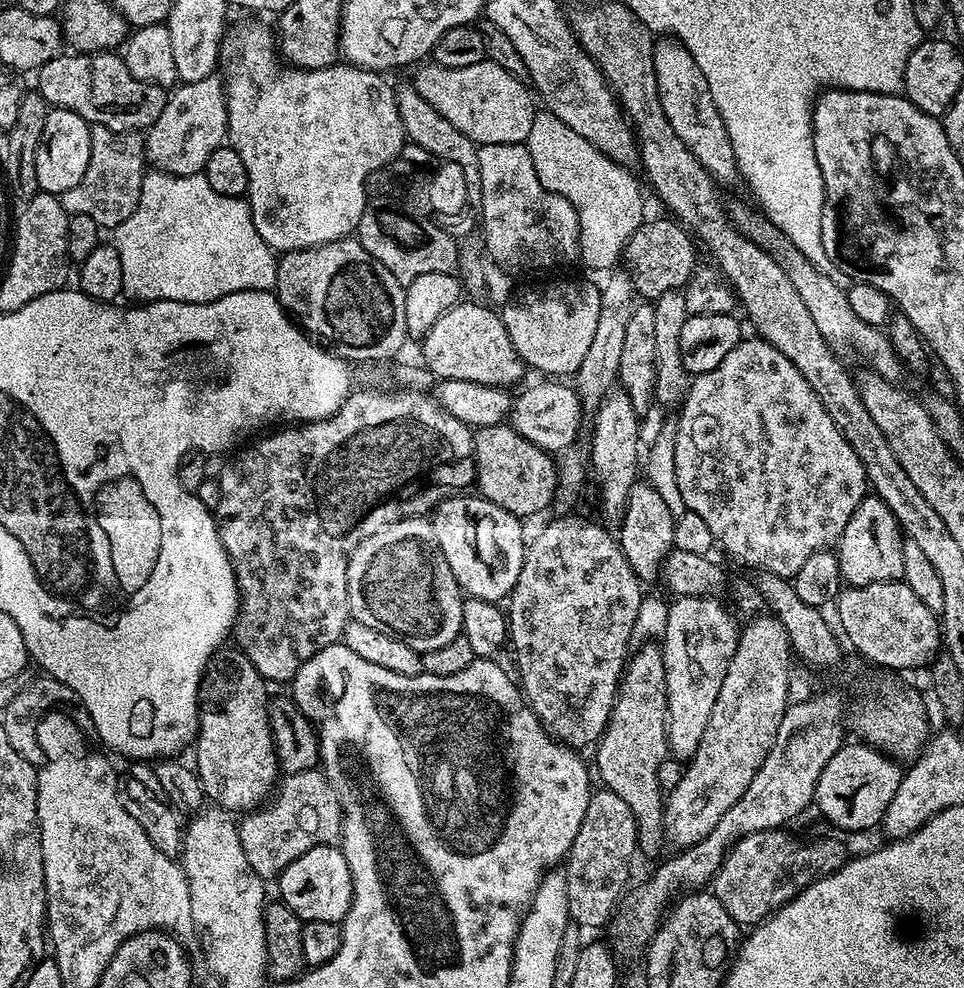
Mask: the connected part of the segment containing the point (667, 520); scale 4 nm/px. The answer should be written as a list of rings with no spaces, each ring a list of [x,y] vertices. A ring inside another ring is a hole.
[[[646,482],[633,485],[626,498],[624,516],[618,521],[618,539],[626,562],[630,562],[630,570],[634,570],[641,582],[648,582],[655,576],[657,579],[661,575],[664,559],[672,553],[674,547],[675,521],[670,506],[662,502],[662,494],[658,494],[658,490],[654,490]]]

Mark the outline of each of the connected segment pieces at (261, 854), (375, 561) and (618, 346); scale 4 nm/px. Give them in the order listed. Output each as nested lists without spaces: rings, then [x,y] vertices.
[[[313,770],[285,775],[277,783],[271,799],[261,804],[259,808],[249,811],[239,821],[238,827],[246,862],[250,862],[256,876],[268,882],[271,881],[271,876],[272,879],[279,877],[280,872],[286,870],[286,866],[290,866],[290,862],[294,862],[294,858],[302,858],[302,854],[306,854],[306,850],[319,844],[332,844],[339,837],[341,823],[340,802],[336,791],[332,789],[332,783],[324,777],[323,771]]]
[[[405,516],[378,530],[378,534],[358,545],[348,560],[349,617],[362,622],[362,626],[370,626],[370,630],[406,641],[415,652],[423,654],[442,650],[442,646],[454,642],[454,638],[461,635],[464,602],[458,582],[453,580],[450,566],[434,538],[431,519],[423,516]]]
[[[616,270],[609,276],[612,277],[605,284],[599,285],[598,327],[594,330],[594,338],[586,350],[586,358],[582,358],[582,366],[578,366],[574,377],[574,387],[580,396],[581,405],[585,409],[589,408],[589,410],[595,410],[599,407],[604,395],[617,383],[620,363],[622,362],[622,345],[624,345],[626,326],[630,323],[630,314],[634,307],[632,278],[627,271]]]

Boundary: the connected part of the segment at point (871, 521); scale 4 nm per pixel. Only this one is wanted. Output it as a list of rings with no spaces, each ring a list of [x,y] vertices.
[[[874,494],[865,496],[862,502],[858,502],[858,510],[854,510],[850,522],[846,522],[846,530],[842,530],[835,549],[841,581],[853,588],[903,581],[902,546],[905,539],[890,506]]]

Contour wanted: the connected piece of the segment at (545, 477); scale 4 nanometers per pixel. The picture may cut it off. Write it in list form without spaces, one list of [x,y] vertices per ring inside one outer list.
[[[507,423],[479,429],[474,436],[476,458],[475,487],[484,499],[502,506],[510,514],[521,518],[540,512],[553,499],[557,499],[556,474],[558,464],[549,453],[534,442],[522,438]]]

